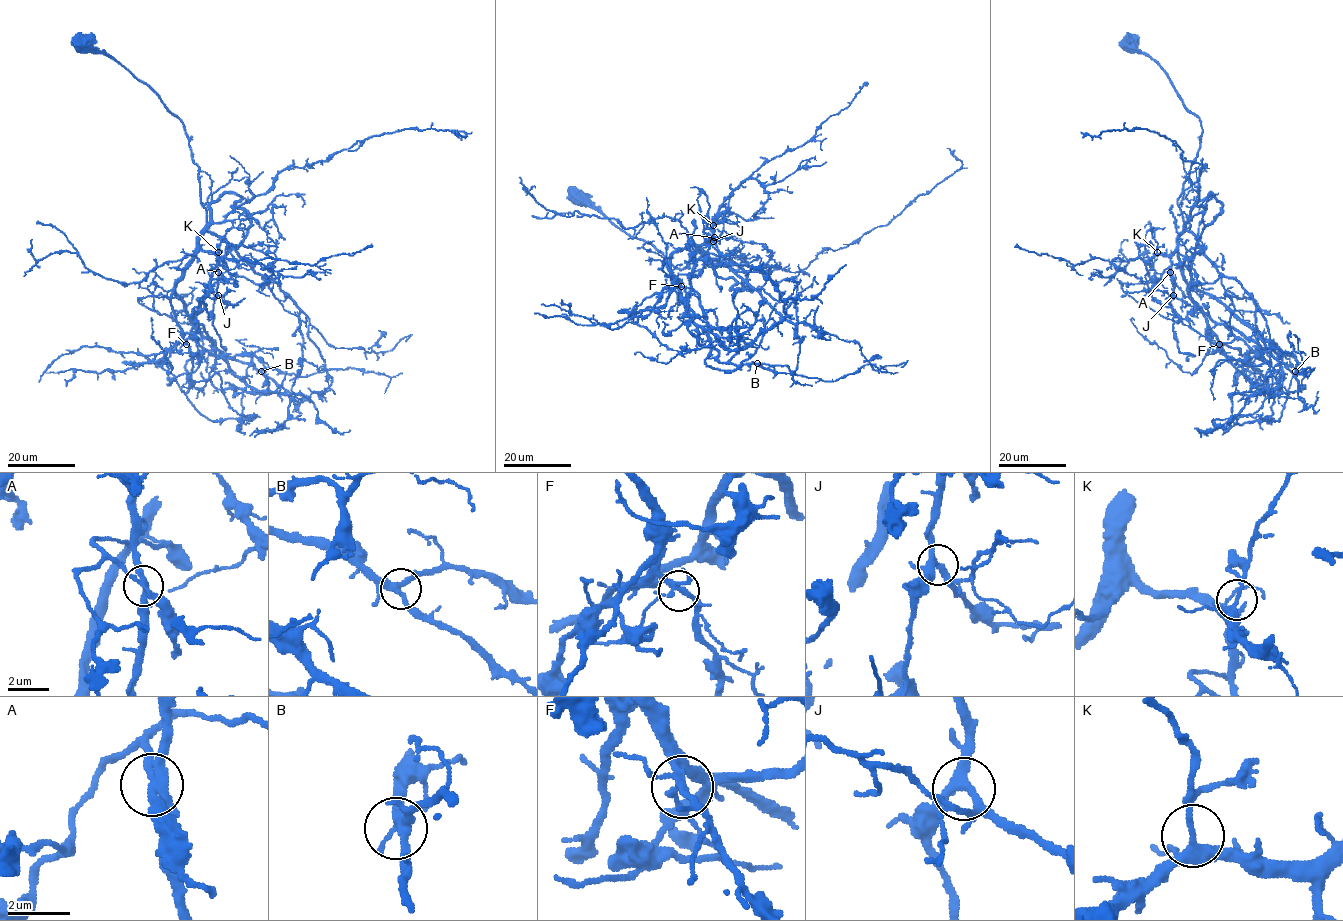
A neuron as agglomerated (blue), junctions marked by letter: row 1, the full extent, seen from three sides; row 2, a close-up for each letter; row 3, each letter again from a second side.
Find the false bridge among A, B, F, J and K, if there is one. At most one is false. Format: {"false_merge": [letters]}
{"false_merge": []}

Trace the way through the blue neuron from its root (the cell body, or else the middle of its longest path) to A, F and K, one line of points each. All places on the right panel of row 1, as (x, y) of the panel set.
A: (1131, 42), (1166, 73), (1202, 128), (1196, 160), (1177, 200), (1183, 232), (1177, 239), (1170, 272)
F: (1131, 42), (1166, 73), (1199, 119), (1198, 155), (1177, 200), (1183, 222), (1177, 257), (1219, 344)
K: (1131, 42), (1166, 73), (1202, 128), (1196, 160), (1177, 200), (1183, 222), (1177, 250), (1171, 255), (1157, 252)

